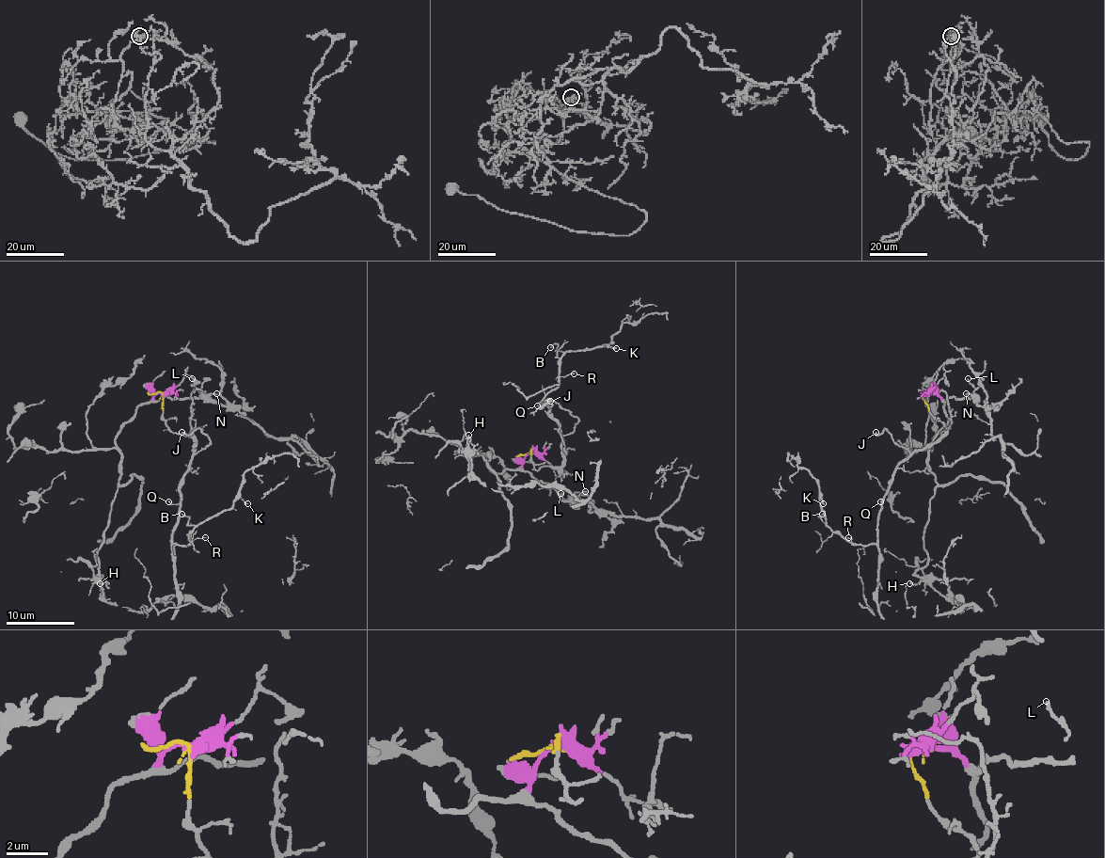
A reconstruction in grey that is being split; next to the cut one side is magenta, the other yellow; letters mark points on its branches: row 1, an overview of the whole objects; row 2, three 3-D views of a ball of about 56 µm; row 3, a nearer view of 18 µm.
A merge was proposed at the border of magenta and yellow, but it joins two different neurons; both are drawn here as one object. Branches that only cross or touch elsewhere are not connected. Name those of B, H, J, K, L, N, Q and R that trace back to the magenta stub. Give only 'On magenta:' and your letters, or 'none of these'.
On magenta: H, L, N

